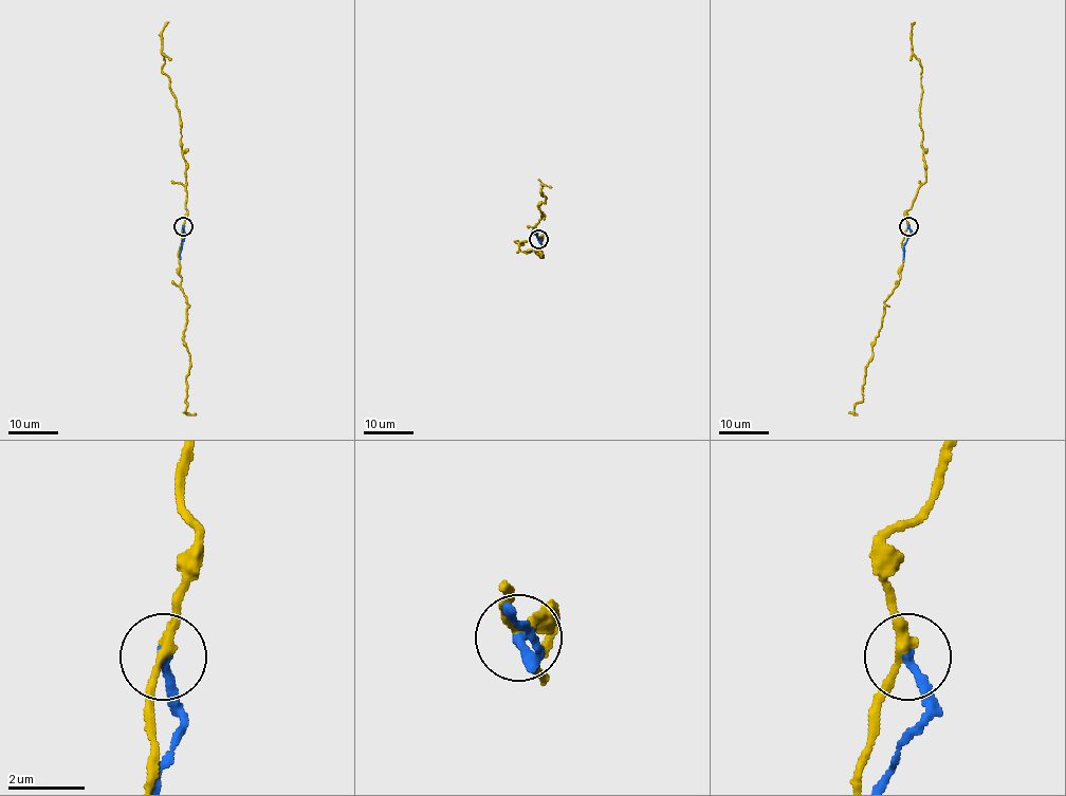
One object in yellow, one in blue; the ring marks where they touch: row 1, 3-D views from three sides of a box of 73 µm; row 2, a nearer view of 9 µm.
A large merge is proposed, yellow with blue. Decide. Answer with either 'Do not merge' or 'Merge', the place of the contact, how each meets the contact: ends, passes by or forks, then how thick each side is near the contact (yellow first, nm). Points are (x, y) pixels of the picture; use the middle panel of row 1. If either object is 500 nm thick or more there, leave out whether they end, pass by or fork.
Do not merge. Place: (538, 239). At the ring yellow passes by. At the ring blue ends. Thickness 240 nm (yellow) against 280 nm

